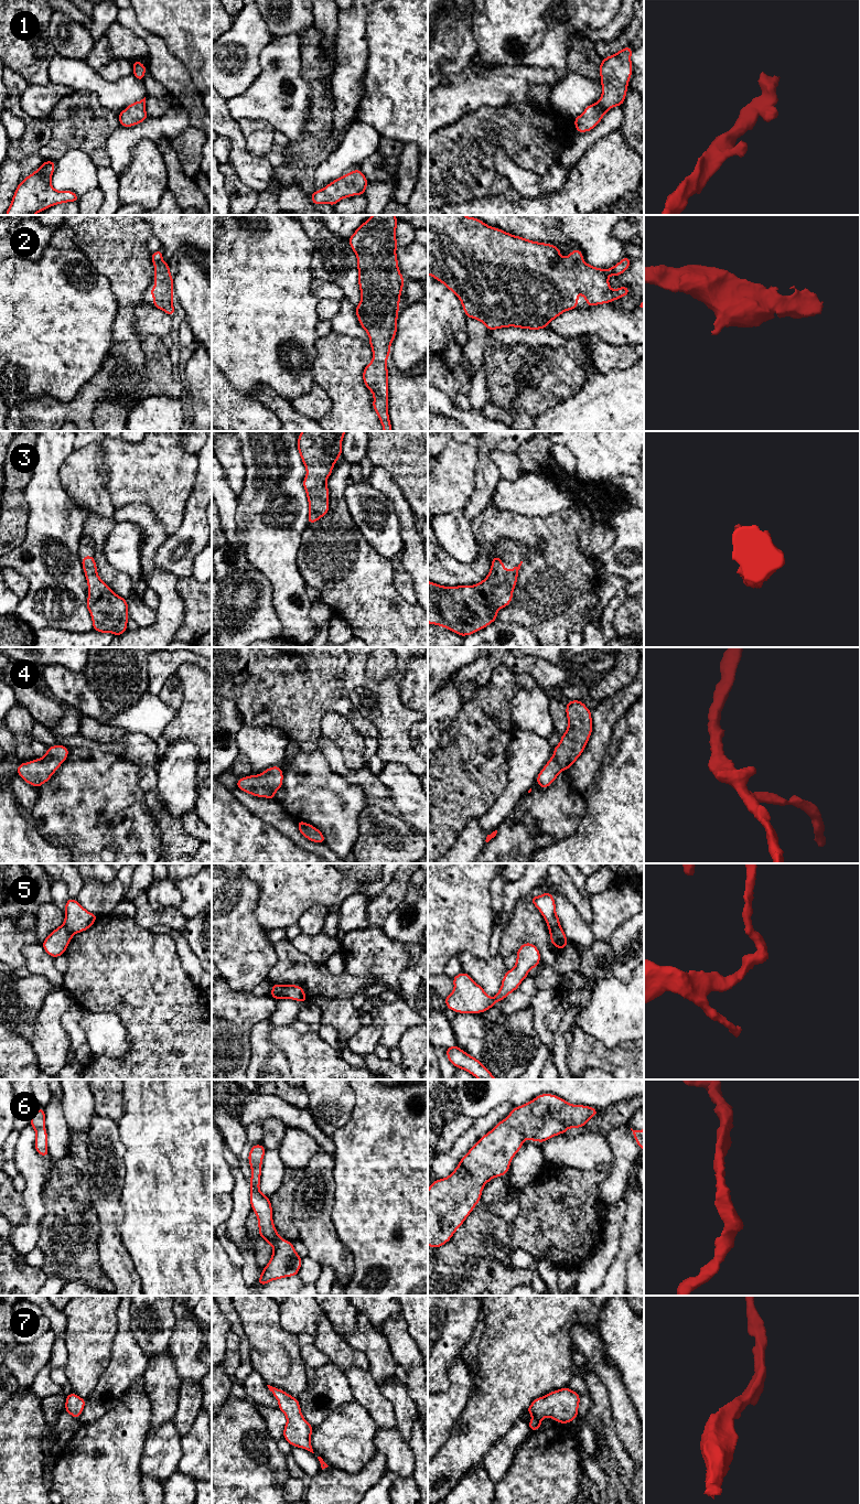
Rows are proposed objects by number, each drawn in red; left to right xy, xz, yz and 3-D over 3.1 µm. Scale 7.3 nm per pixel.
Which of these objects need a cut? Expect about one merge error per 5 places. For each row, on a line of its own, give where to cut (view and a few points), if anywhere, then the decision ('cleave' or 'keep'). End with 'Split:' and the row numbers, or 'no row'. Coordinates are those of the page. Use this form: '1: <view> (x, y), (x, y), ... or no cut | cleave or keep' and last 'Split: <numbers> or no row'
1: no cut | keep
2: no cut | keep
3: no cut | keep
4: no cut | keep
5: xz (282, 985), (287, 997) | cleave
6: no cut | keep
7: no cut | keep
Split: 5

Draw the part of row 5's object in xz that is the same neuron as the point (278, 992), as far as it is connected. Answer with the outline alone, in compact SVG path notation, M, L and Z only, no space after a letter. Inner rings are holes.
M273 984L270 996L273 997L277 1001L283 998L287 998L283 985Z

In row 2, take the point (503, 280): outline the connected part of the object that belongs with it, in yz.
M428 215L428 275L460 299L466 318L481 321L488 331L508 326L546 329L563 312L577 309L580 292L588 307L630 293L626 286L612 290L609 284L610 275L619 277L628 269L628 257L610 269L595 268L582 258L579 249L561 257L559 247L512 235L475 217Z

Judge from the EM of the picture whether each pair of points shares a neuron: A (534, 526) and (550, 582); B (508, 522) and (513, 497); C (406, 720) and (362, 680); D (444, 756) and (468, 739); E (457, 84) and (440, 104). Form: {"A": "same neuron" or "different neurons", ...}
{"A": "same neuron", "B": "different neurons", "C": "same neuron", "D": "same neuron", "E": "same neuron"}

